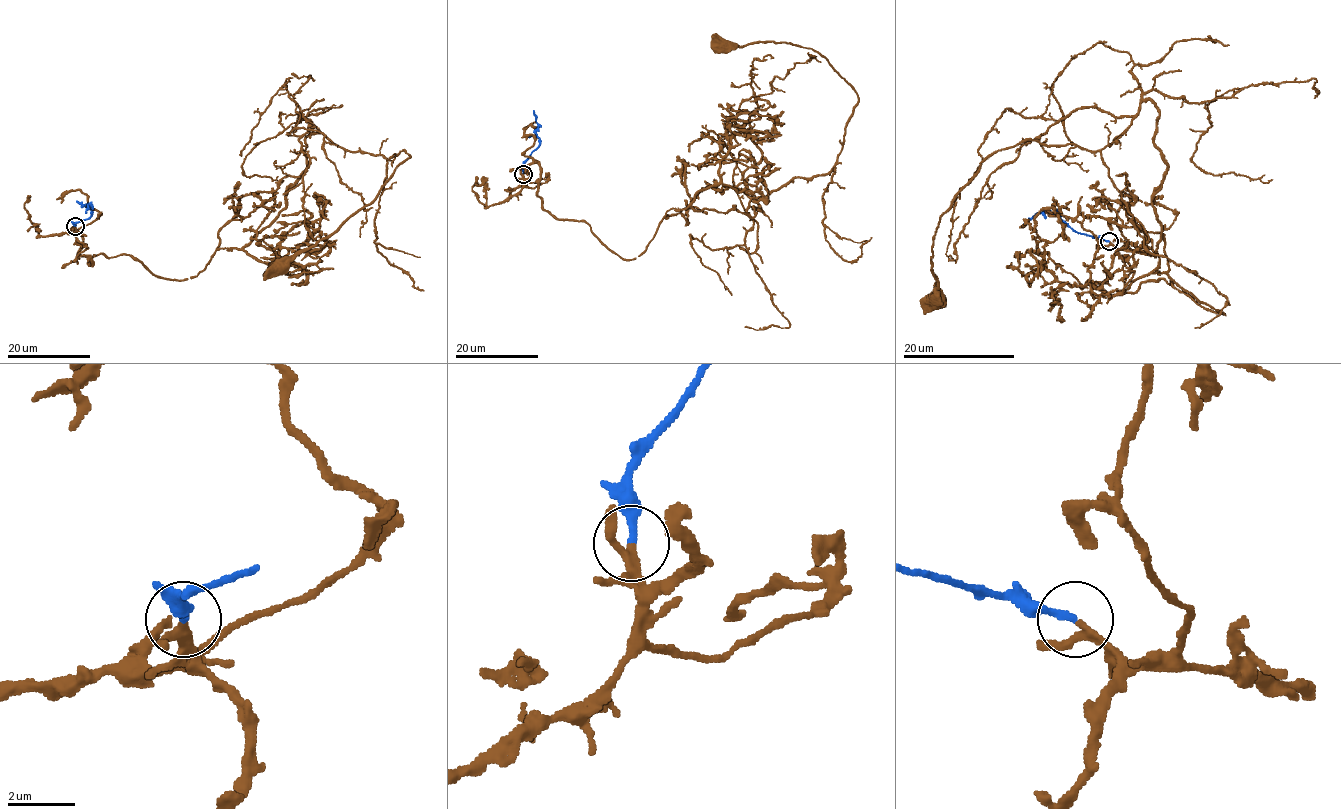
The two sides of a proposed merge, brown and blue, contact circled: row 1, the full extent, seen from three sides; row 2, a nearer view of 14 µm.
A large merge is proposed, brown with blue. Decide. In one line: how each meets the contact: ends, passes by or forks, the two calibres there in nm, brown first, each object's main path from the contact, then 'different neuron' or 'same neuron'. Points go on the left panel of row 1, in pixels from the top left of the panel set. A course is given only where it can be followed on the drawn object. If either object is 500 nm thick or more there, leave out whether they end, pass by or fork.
brown passes by; blue ends there; 220 nm thick on the brown side, 200 nm on the other; brown runs (75, 226), (89, 264), (130, 254), (185, 280), (285, 207), (309, 121), (345, 150), (410, 157), (276, 269); blue runs (75, 226), (75, 223), (92, 215), (88, 205), (85, 213); same neuron

